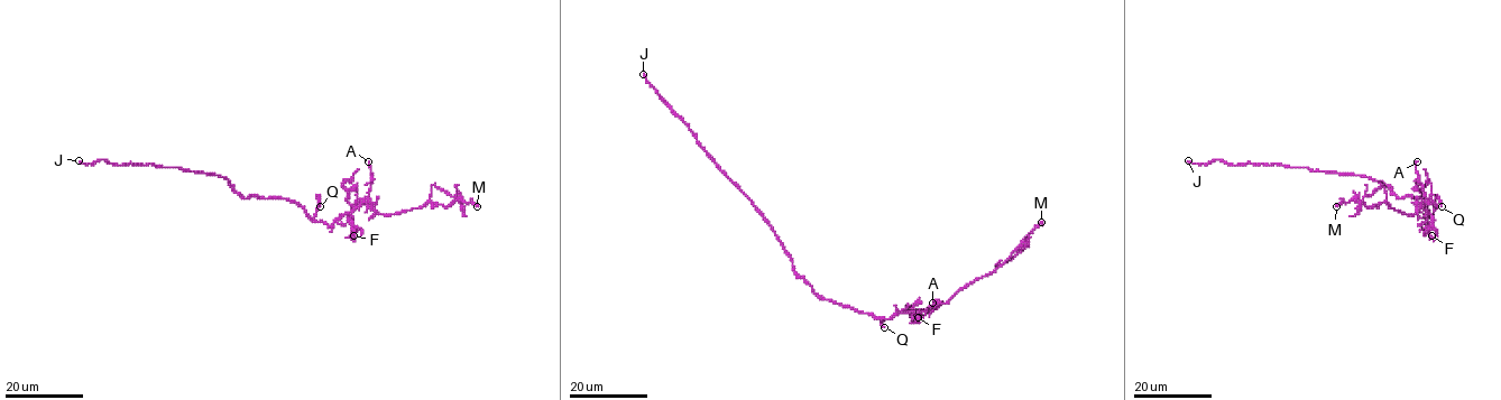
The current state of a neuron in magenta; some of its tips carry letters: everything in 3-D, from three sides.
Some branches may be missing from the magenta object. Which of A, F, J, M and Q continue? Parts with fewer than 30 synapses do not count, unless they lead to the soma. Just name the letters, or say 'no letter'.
J, Q

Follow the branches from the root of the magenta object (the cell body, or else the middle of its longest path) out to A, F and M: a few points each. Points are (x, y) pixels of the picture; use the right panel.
A: (1411, 197), (1427, 204), (1433, 220), (1429, 226), (1417, 161)
F: (1411, 197), (1427, 204), (1433, 220), (1428, 224), (1427, 213), (1432, 216), (1437, 236), (1432, 235)
M: (1411, 197), (1427, 204), (1429, 226), (1421, 203), (1415, 214), (1386, 202), (1366, 206), (1351, 200), (1336, 206)

